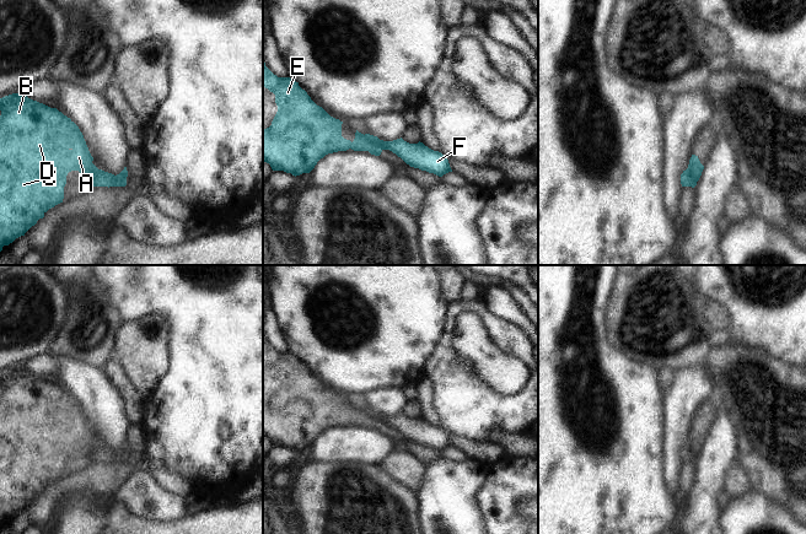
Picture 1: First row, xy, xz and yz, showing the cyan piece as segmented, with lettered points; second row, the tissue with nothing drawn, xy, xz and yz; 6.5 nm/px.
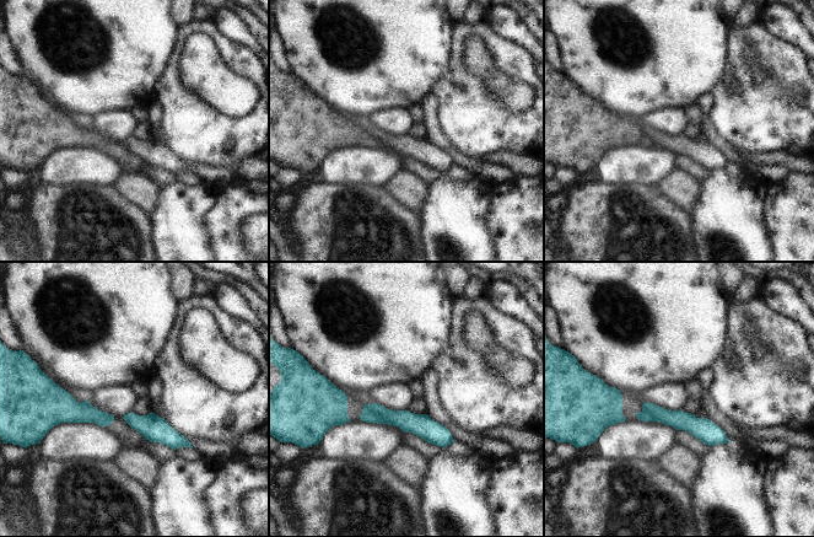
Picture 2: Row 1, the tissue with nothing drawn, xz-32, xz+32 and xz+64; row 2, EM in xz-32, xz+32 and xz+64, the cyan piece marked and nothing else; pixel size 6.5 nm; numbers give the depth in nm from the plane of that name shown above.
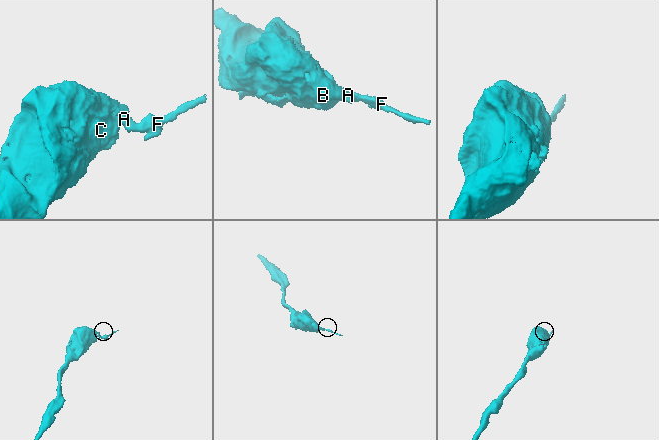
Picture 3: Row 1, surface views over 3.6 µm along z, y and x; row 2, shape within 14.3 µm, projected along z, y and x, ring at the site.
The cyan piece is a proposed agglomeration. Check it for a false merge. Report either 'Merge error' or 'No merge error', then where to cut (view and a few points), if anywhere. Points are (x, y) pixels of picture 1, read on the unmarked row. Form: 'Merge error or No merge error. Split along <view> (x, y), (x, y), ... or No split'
Merge error. Split along xz (364, 410), (383, 424).

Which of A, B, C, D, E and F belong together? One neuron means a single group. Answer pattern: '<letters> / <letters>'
A B C D E / F

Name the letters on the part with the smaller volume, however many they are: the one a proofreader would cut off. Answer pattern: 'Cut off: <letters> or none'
Cut off: F

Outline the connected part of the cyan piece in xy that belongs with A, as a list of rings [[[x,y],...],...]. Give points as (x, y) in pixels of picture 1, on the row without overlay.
[[[12,368],[0,373],[0,527],[37,498],[44,489],[63,478],[66,451],[79,446],[81,454],[98,443],[92,438],[86,416],[79,401],[57,383],[33,376],[27,371]]]

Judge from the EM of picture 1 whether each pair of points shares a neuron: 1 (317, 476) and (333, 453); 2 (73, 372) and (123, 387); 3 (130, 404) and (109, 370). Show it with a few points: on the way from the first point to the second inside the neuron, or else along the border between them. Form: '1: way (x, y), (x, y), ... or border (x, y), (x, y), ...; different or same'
1: border (313, 460), (356, 462); different
2: border (101, 368), (119, 394), (125, 409); different
3: way (129, 395), (118, 378); same

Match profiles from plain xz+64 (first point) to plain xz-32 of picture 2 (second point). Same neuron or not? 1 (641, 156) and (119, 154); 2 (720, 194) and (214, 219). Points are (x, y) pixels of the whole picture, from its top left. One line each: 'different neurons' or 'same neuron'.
1: different neurons
2: different neurons

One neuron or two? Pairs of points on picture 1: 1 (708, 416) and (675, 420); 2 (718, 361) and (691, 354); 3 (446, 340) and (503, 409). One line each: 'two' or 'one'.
1: two
2: two
3: one

